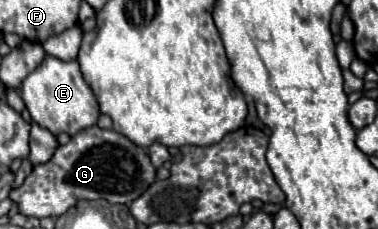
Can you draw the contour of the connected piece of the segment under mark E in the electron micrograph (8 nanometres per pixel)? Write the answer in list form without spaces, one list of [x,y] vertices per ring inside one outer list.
[[[47,56],[21,84],[21,98],[31,114],[31,118],[47,128],[51,134],[67,132],[67,134],[77,134],[83,128],[89,128],[97,122],[99,118],[99,104],[87,86],[87,82],[81,76],[79,64],[73,62],[63,62],[59,58]]]

